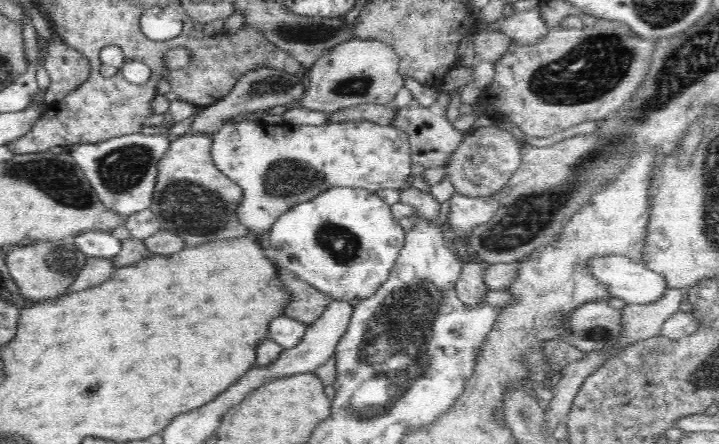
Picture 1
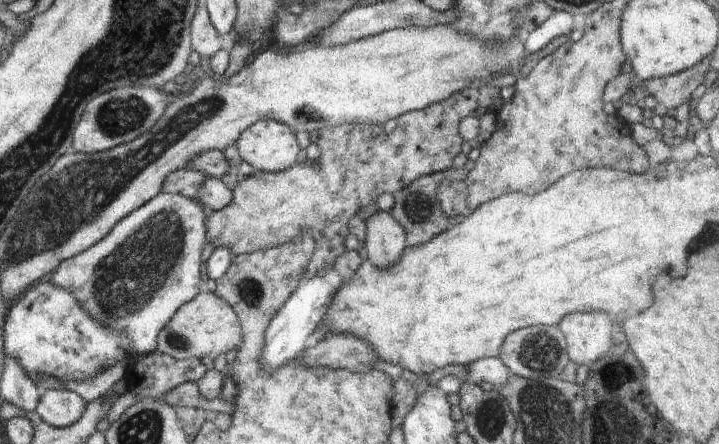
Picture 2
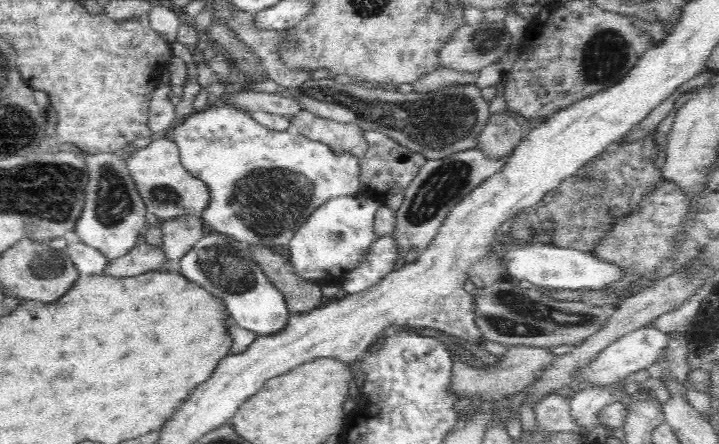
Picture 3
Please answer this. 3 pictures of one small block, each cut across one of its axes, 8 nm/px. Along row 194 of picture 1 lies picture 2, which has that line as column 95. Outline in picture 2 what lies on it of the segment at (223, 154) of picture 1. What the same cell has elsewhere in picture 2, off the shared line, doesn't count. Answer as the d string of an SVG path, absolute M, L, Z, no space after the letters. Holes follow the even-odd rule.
M160 191L152 200L149 200L140 208L133 210L128 216L119 220L102 240L99 240L96 244L93 244L89 249L82 251L80 254L66 259L64 263L59 265L54 276L48 279L51 283L72 291L79 300L79 303L83 306L83 309L86 309L90 313L90 316L96 317L103 325L106 325L109 329L126 333L131 338L131 343L133 344L131 356L149 354L155 350L158 333L170 322L170 319L176 314L178 308L194 300L196 295L203 289L200 268L202 268L202 247L208 241L207 217L208 211L198 199L191 199L178 193L163 193Z

